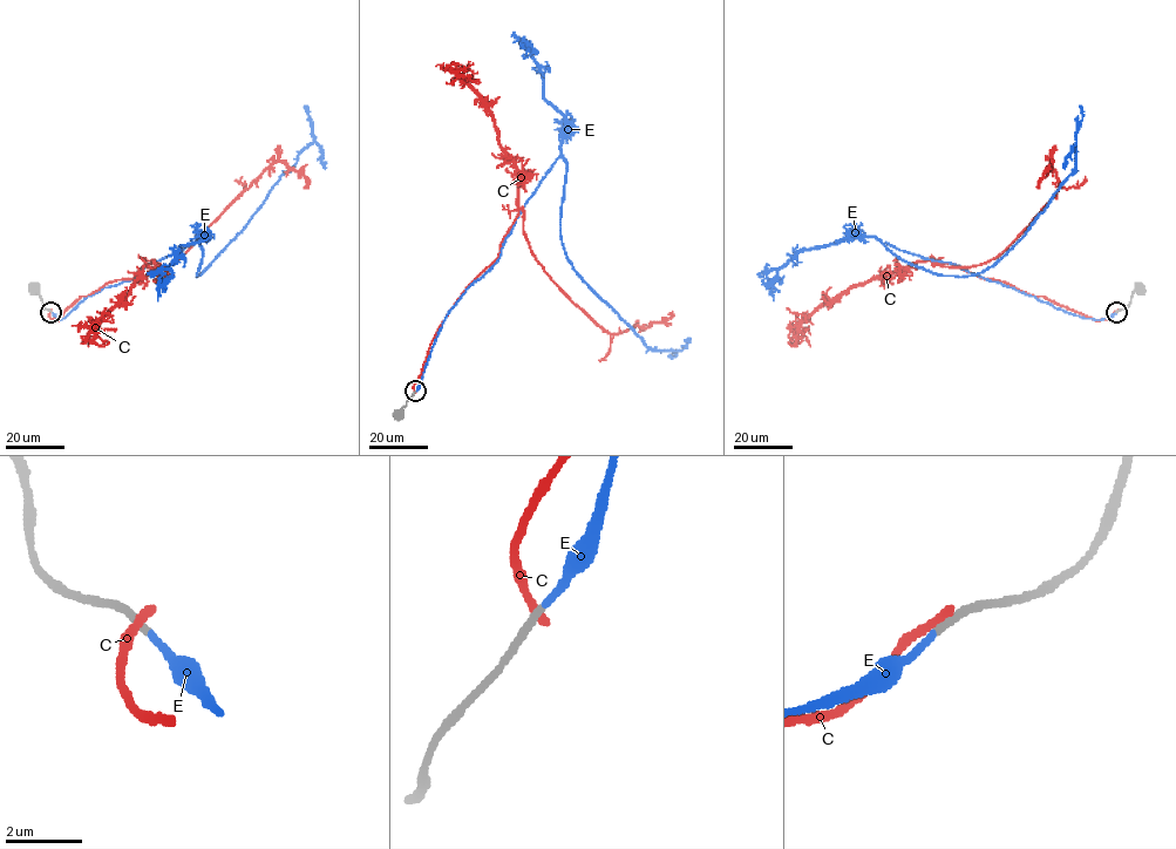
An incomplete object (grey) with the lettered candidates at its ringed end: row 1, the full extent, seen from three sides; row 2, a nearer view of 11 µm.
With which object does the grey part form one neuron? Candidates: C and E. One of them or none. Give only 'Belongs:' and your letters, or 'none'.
Belongs: E

